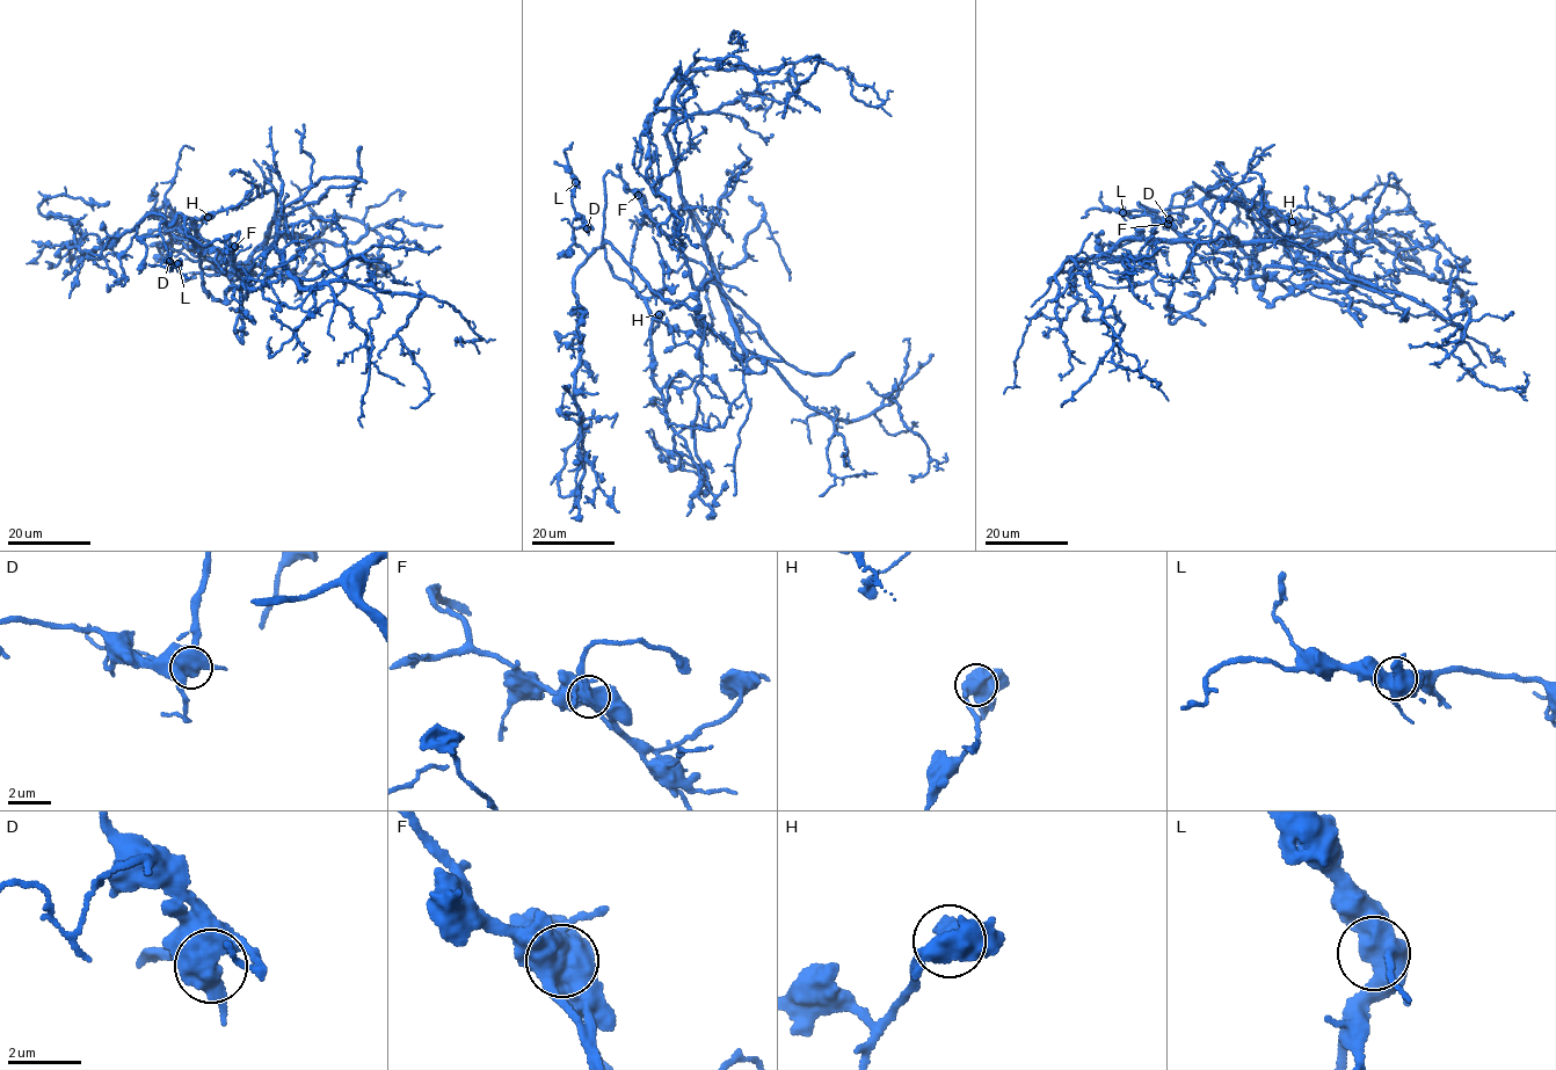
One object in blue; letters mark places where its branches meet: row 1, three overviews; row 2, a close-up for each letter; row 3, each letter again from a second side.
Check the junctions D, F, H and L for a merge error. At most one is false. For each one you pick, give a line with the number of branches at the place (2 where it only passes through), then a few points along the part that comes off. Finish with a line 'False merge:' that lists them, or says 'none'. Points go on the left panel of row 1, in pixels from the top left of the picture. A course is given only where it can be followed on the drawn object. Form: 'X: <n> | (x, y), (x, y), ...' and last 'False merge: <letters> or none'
F: 6 | (235, 246), (232, 264), (242, 284), (240, 270), (232, 282), (203, 255), (174, 241), (171, 228), (140, 235)
False merge: F

